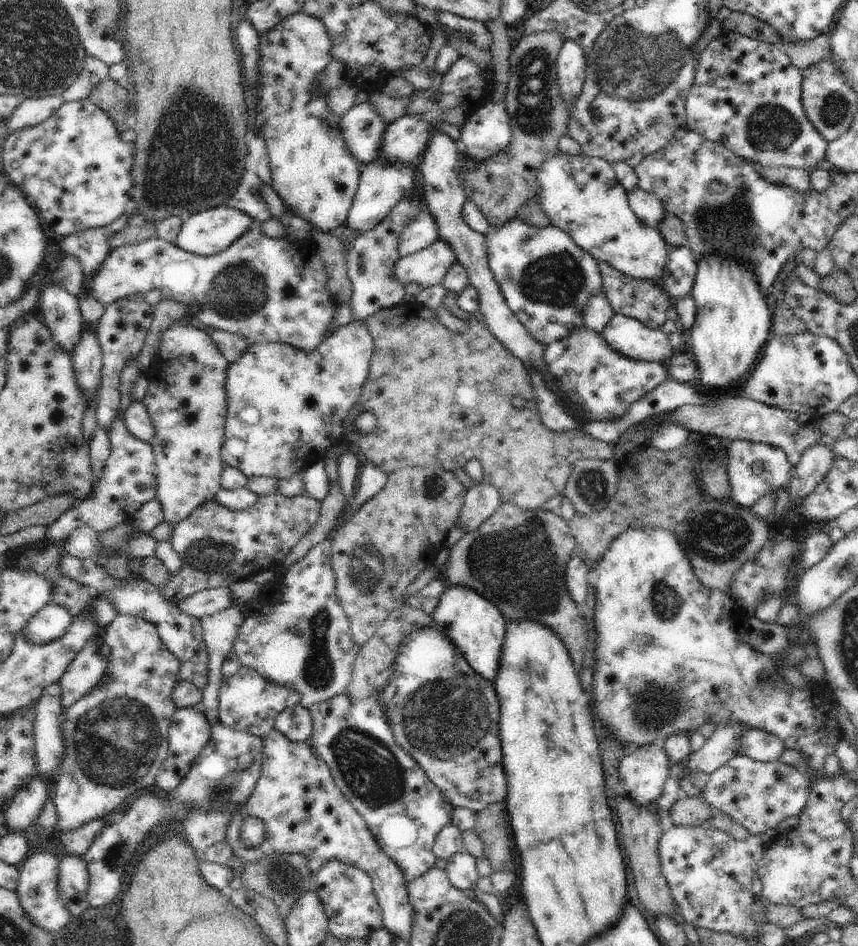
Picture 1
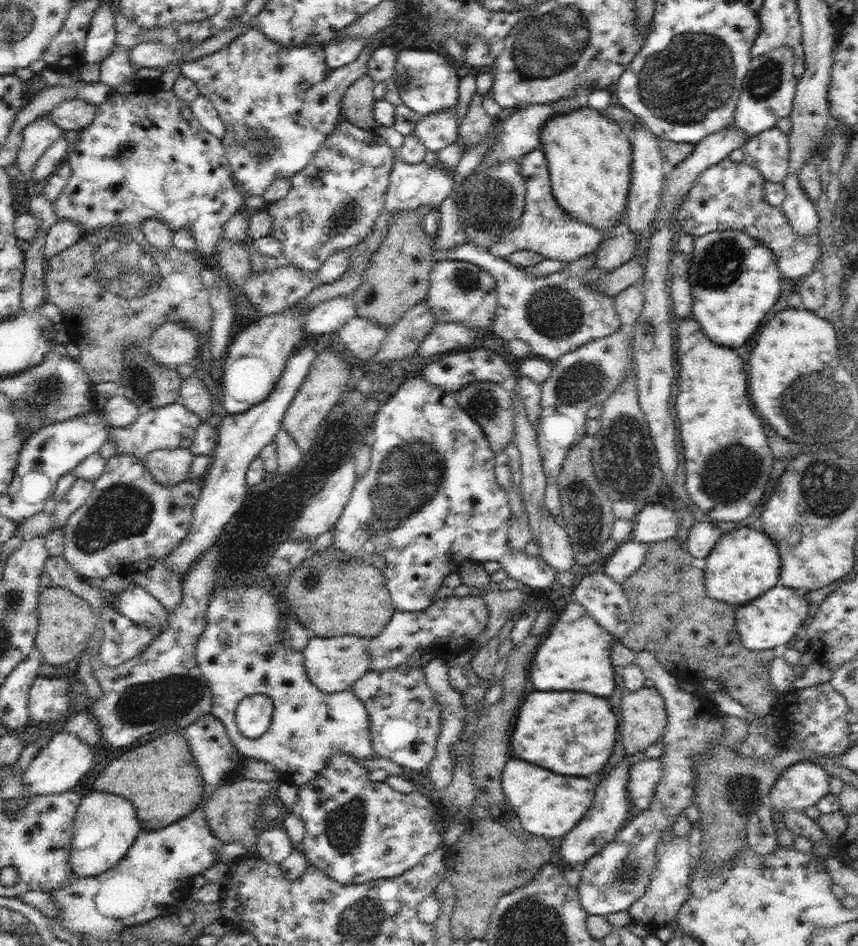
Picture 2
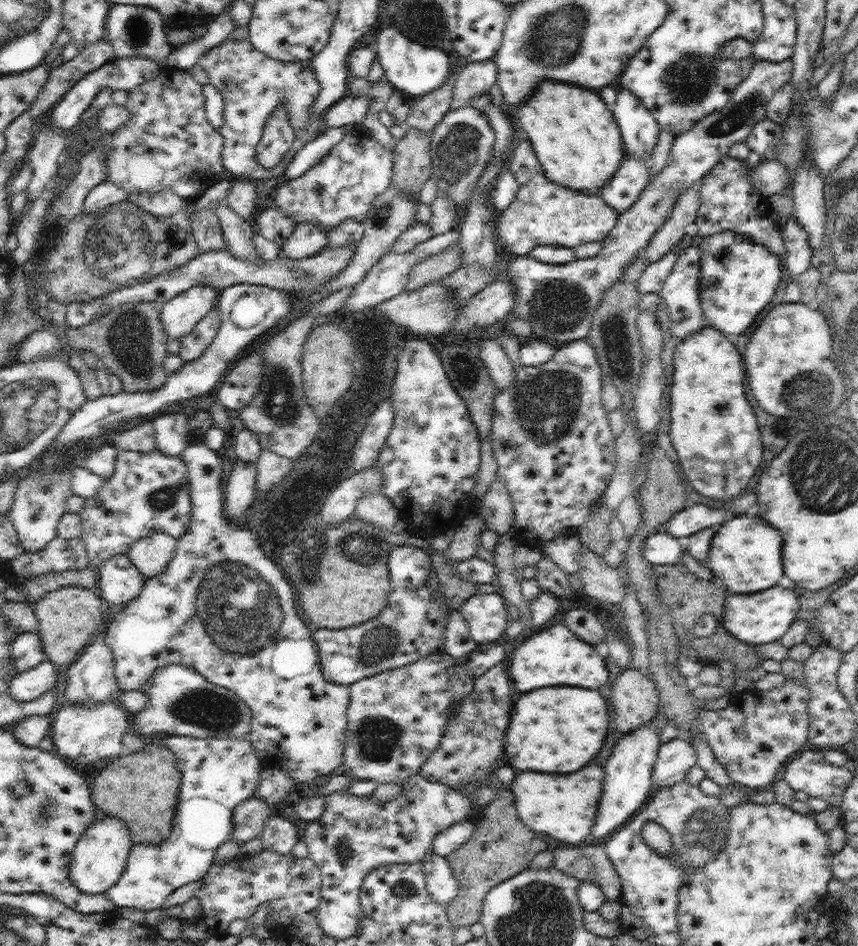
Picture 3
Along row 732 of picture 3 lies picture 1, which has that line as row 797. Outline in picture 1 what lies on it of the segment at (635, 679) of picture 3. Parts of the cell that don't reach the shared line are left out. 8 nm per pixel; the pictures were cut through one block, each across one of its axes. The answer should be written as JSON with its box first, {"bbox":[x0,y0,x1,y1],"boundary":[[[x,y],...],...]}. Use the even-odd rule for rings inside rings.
{"bbox":[618,794,678,918],"boundary":[[[621,794],[618,800],[618,828],[622,834],[622,846],[631,858],[630,870],[634,875],[636,894],[642,906],[655,918],[658,915],[672,917],[678,911],[678,906],[674,902],[667,880],[662,874],[661,860],[659,857],[658,843],[664,833],[660,819],[654,812],[654,807],[638,806],[632,799]]]}

